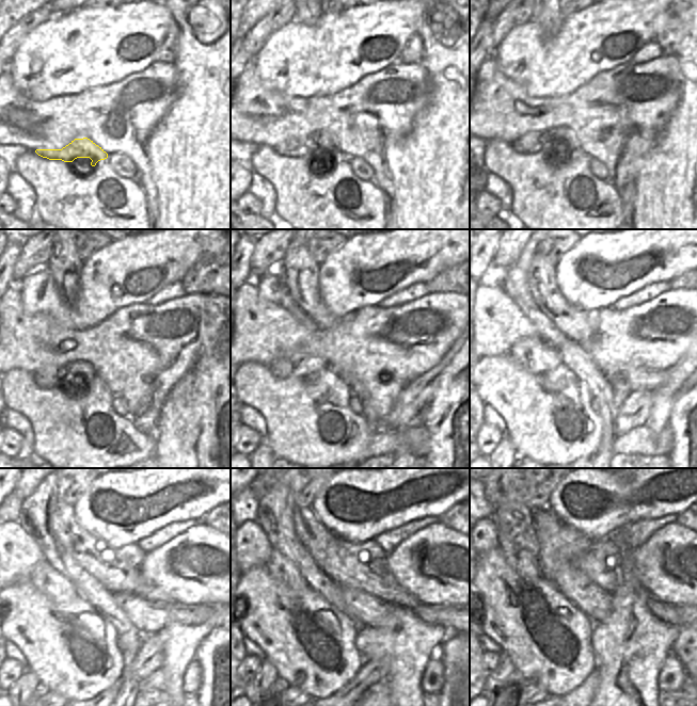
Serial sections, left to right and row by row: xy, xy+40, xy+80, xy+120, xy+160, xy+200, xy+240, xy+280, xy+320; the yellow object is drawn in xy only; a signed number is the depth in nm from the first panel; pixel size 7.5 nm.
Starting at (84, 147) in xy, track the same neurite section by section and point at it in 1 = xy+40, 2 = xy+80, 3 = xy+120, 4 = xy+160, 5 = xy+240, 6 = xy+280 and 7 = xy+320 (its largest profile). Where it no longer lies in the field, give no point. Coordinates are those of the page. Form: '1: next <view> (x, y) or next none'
1: next xy+40 (318, 141)
2: next xy+80 (532, 142)
3: next xy+120 (49, 376)
4: next xy+160 (282, 368)
5: next xy+240 (47, 580)
6: next xy+280 (280, 567)
7: next xy+320 (527, 565)

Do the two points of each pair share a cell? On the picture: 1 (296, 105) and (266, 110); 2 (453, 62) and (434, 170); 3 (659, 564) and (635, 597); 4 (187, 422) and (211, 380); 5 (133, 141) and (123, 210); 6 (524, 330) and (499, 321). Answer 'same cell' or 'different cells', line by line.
1: same cell
2: same cell
3: different cells
4: same cell
5: different cells
6: different cells

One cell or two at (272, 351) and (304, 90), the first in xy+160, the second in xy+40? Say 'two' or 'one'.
two

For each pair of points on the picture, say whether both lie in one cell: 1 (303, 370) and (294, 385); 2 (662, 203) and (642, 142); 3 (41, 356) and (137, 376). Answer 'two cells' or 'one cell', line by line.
1: two cells
2: two cells
3: one cell

